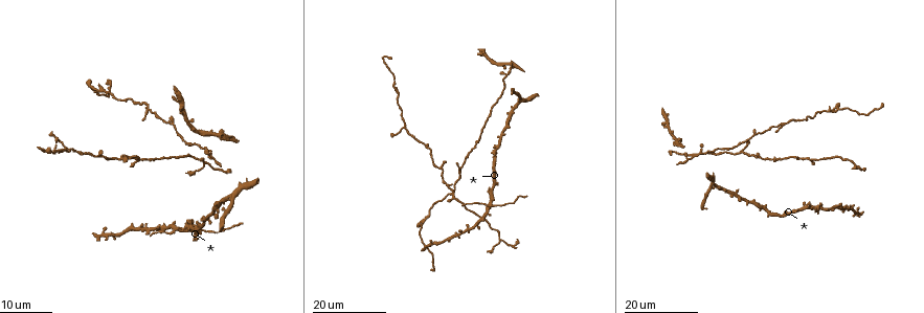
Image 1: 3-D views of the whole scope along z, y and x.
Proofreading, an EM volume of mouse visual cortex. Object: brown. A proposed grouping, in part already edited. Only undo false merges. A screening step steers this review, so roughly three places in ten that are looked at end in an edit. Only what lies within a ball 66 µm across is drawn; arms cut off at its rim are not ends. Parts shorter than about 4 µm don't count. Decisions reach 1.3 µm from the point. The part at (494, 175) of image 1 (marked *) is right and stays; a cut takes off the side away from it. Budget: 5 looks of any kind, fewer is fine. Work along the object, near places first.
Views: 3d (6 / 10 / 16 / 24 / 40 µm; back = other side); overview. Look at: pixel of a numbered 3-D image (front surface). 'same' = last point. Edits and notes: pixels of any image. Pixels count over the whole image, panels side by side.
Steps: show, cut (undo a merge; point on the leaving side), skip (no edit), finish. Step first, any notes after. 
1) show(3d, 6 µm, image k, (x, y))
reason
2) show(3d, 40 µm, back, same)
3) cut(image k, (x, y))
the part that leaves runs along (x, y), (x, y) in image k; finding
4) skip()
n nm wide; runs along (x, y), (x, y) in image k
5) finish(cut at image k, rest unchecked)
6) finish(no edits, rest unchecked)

show(3d, 24 µm, image 1, (492, 205))

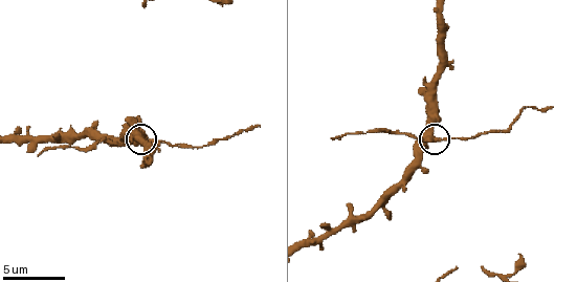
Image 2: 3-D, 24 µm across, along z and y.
show(3d, 10 µm, image 2, (438, 141))

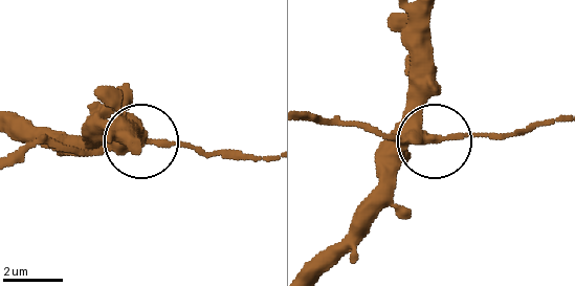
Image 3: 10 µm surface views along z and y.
cut(image 3, (369, 127))
side arm 11 µm; two neurons meet here

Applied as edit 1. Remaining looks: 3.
show(3d, 24 µm, image 1, (119, 158))
three arms meet

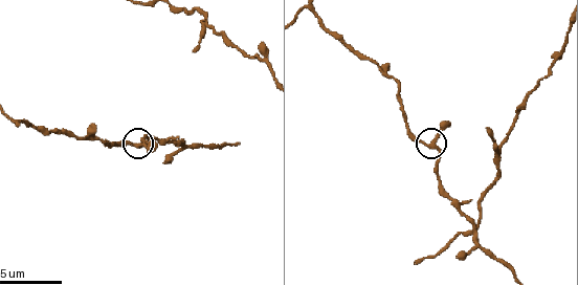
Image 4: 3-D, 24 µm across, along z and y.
show(3d, 6 µm, image 4, (140, 148))

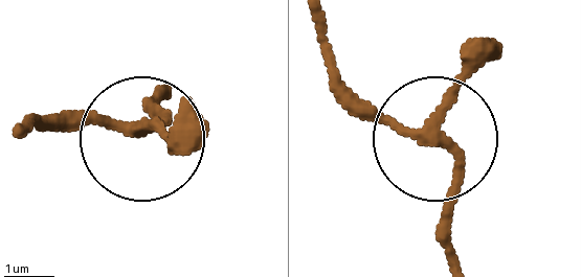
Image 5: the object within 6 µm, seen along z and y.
skip()
runs along (456, 260), (448, 147), (390, 123), (332, 65) in image 5; continuous, no second neuron

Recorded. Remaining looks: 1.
finish(cut at image 3, rest unchecked)

